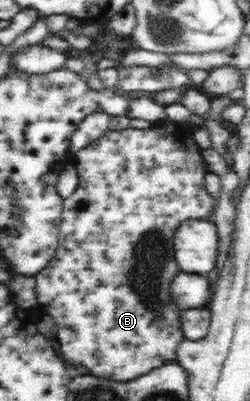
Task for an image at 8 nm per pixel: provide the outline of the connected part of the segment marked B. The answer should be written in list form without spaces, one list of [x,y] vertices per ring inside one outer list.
[[[152,122],[150,128],[108,129],[100,138],[91,142],[88,146],[73,150],[72,162],[77,168],[79,185],[73,194],[63,200],[58,248],[52,261],[35,277],[35,282],[38,307],[42,308],[56,323],[56,336],[54,338],[58,342],[59,357],[68,364],[74,364],[75,367],[86,366],[90,375],[126,382],[159,366],[167,365],[168,362],[177,362],[176,350],[186,339],[180,321],[180,314],[183,310],[178,307],[171,292],[171,285],[182,273],[174,254],[175,236],[184,221],[210,219],[213,211],[217,209],[217,200],[207,187],[206,161],[204,161],[201,148],[194,139],[192,127],[192,125],[180,123],[177,126],[171,126],[169,129],[167,122],[163,124]]]

